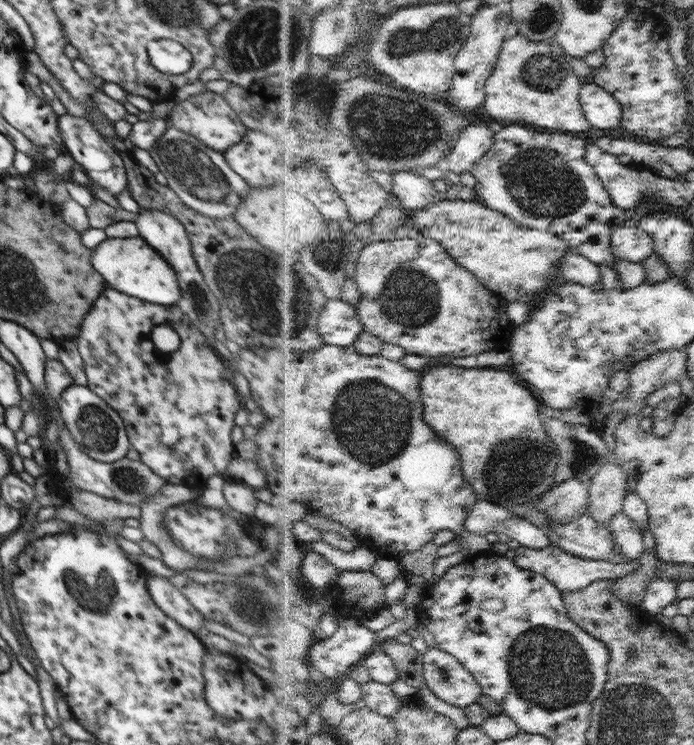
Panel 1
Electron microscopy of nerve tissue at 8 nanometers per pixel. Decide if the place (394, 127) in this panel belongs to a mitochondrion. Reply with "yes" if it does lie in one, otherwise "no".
yes

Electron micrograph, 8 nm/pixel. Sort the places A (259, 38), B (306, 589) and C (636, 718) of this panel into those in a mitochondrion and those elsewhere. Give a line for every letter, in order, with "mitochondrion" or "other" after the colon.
A: mitochondrion
B: other
C: mitochondrion

